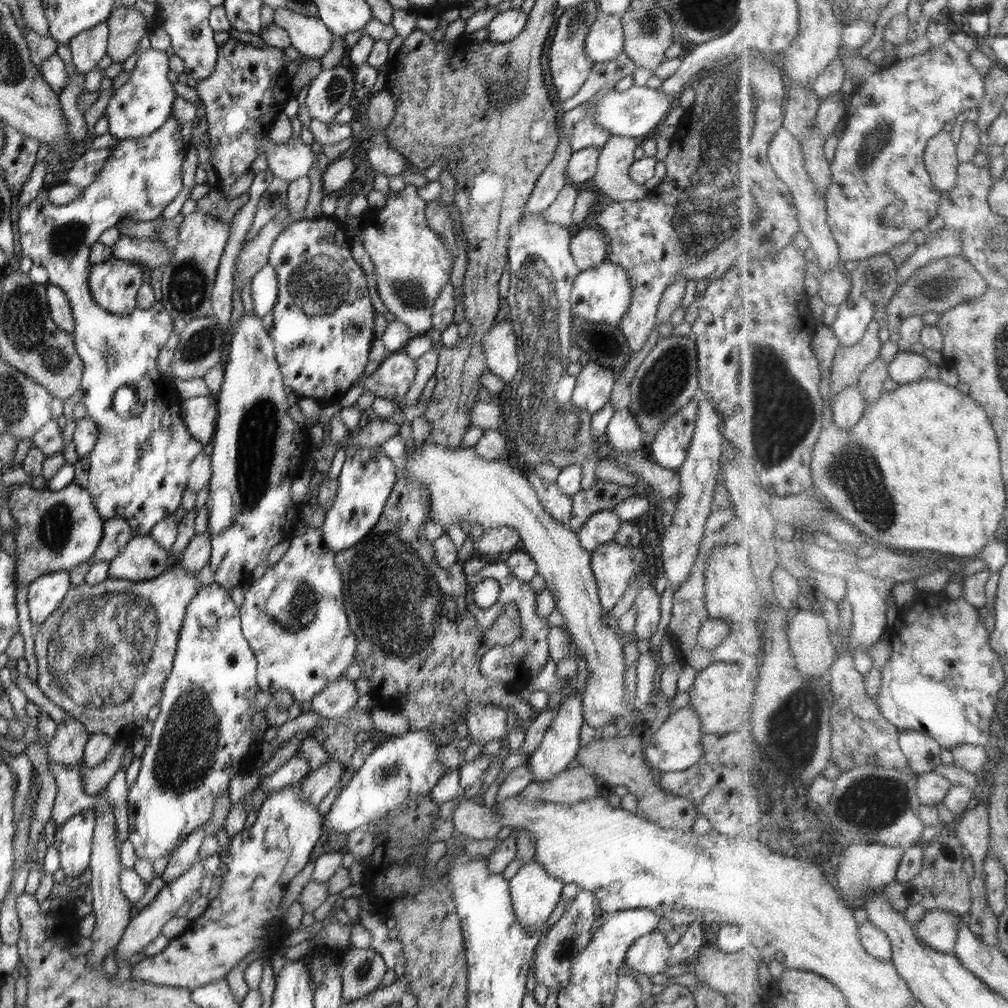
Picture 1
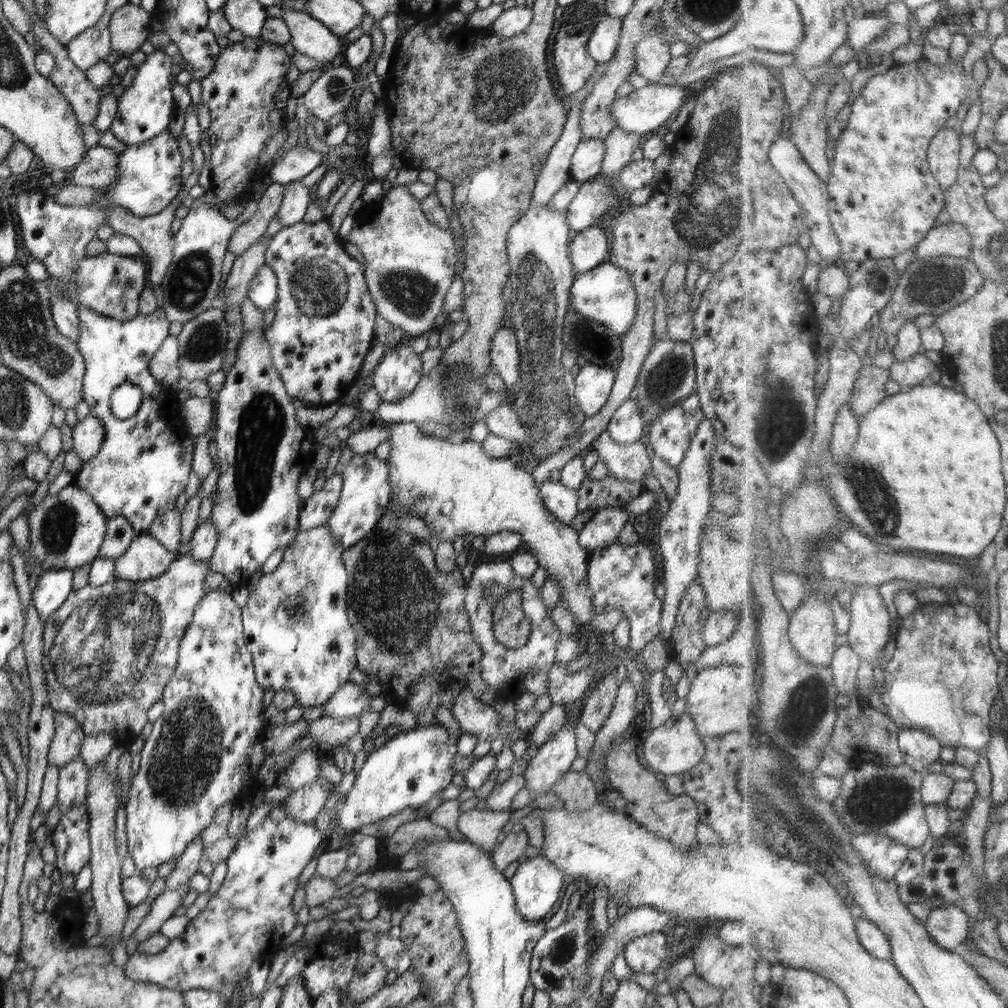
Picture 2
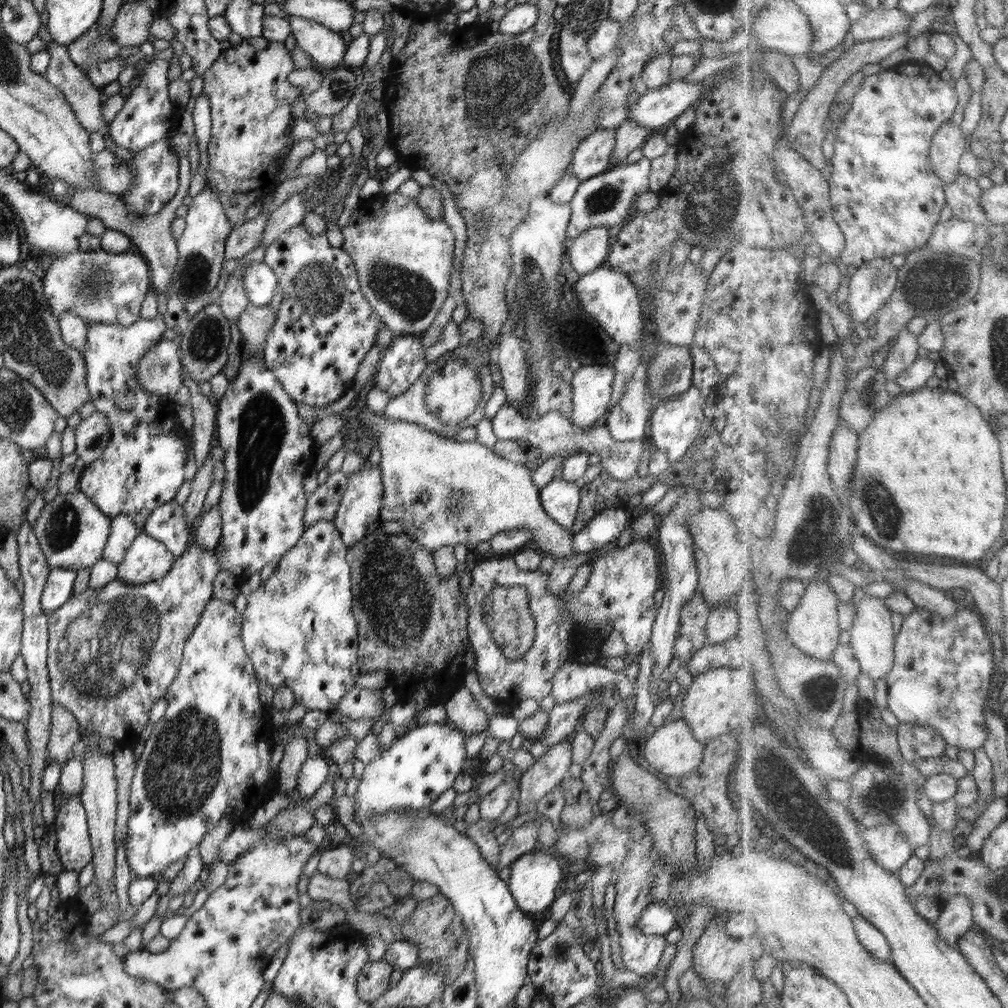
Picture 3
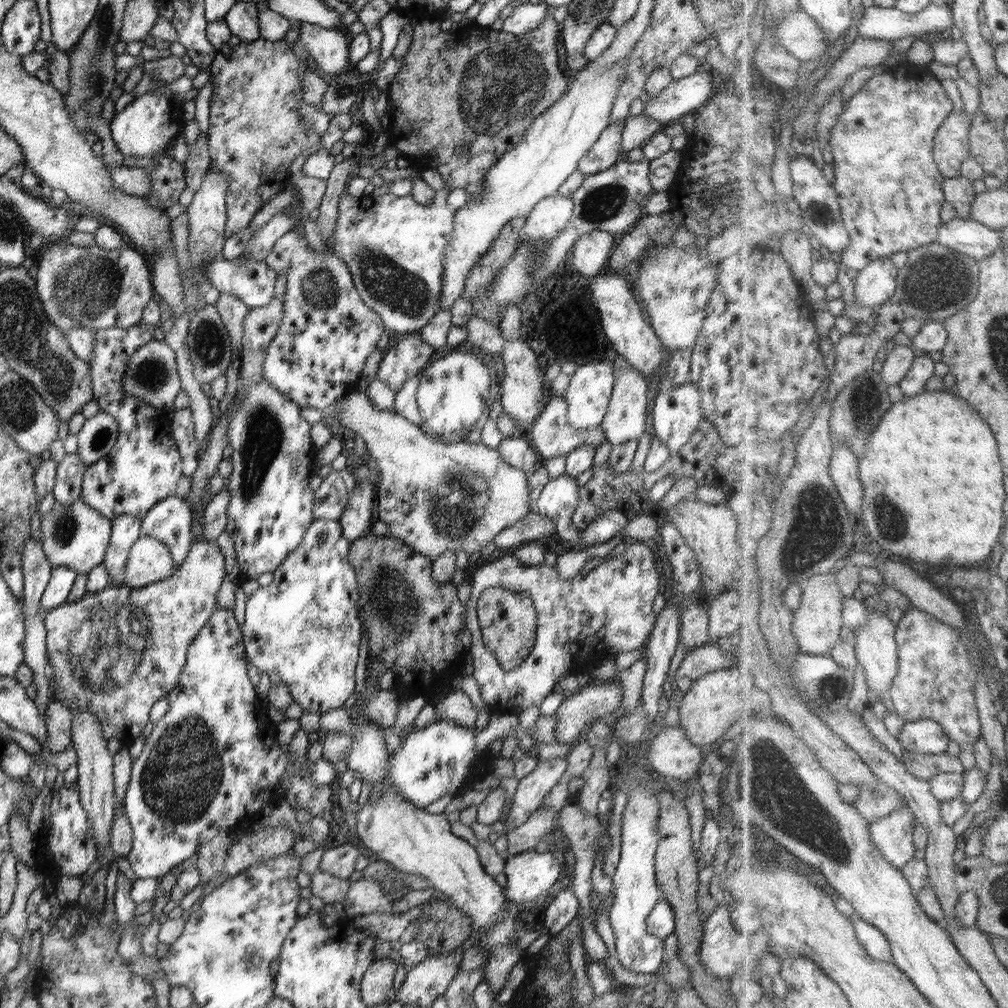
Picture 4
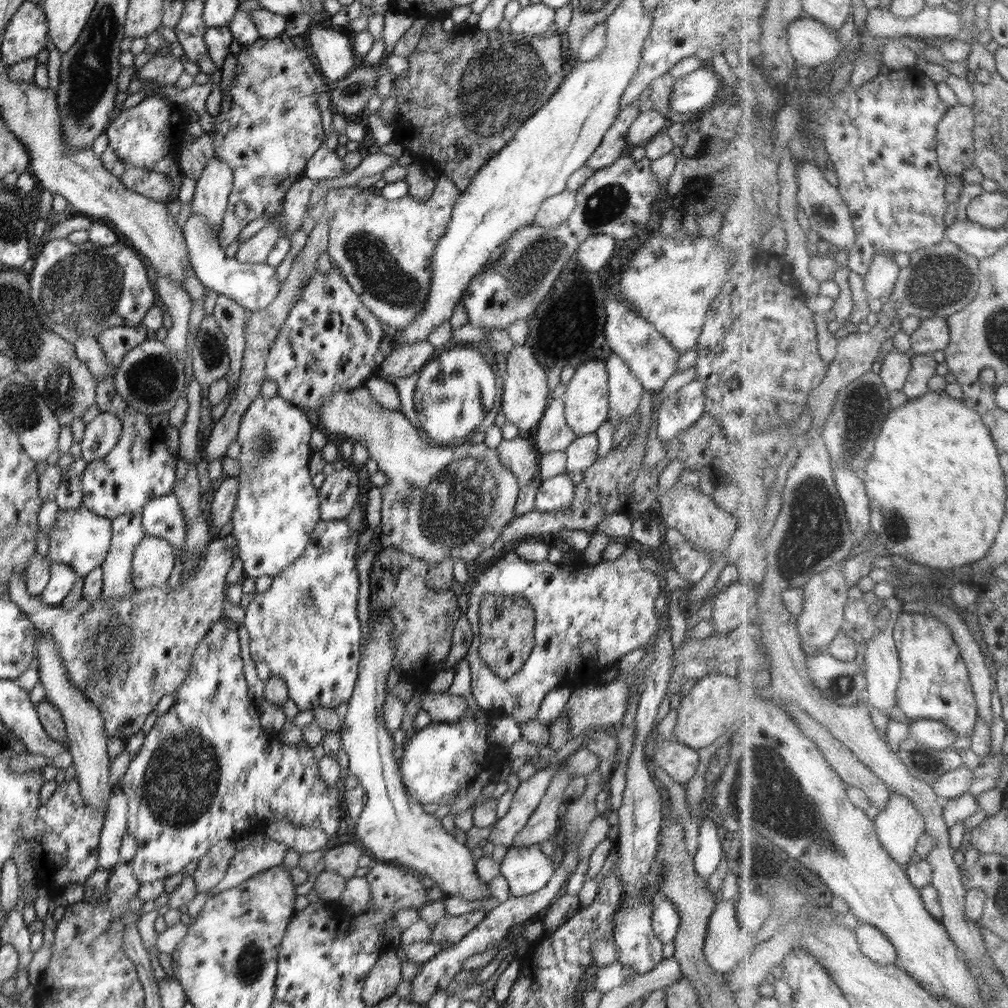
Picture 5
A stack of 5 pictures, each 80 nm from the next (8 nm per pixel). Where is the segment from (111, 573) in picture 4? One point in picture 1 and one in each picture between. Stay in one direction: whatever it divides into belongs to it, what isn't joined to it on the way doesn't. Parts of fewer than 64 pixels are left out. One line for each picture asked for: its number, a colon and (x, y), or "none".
1: (117, 532)
2: (120, 533)
3: (123, 530)

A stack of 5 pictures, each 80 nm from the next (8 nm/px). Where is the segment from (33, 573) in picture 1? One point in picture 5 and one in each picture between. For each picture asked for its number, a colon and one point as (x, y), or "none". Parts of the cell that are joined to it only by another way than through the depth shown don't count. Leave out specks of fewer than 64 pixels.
2: (66, 530)
3: (72, 532)
4: (74, 535)
5: (81, 539)

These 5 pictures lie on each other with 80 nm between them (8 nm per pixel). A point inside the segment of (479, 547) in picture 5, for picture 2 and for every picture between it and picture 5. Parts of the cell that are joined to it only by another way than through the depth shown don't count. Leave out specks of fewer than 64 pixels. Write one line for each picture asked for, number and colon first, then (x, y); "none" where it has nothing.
2: (458, 489)
3: (445, 492)
4: (435, 497)

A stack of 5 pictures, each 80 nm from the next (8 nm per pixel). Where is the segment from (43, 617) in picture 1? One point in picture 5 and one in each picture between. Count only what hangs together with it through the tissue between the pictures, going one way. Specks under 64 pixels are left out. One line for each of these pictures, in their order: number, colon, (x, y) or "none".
2: (55, 586)
3: (59, 586)
4: (62, 580)
5: (62, 578)

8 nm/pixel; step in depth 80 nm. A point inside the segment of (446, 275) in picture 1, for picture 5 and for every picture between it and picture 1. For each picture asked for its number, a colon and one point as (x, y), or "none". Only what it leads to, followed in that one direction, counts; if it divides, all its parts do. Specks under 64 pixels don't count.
2: (408, 266)
3: (403, 258)
4: (393, 247)
5: (383, 248)

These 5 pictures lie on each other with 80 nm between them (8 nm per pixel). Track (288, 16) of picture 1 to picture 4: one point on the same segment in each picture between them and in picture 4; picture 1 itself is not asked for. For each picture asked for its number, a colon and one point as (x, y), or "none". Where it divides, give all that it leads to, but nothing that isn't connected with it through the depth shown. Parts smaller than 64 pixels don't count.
2: (308, 36)
3: (326, 48)
4: (328, 49)

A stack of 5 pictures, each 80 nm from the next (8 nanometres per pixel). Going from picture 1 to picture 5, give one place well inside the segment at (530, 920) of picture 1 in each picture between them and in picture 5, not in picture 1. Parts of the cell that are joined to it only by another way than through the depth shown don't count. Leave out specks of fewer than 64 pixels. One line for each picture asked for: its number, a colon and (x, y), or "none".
2: (536, 884)
3: (534, 879)
4: (529, 874)
5: (526, 868)

